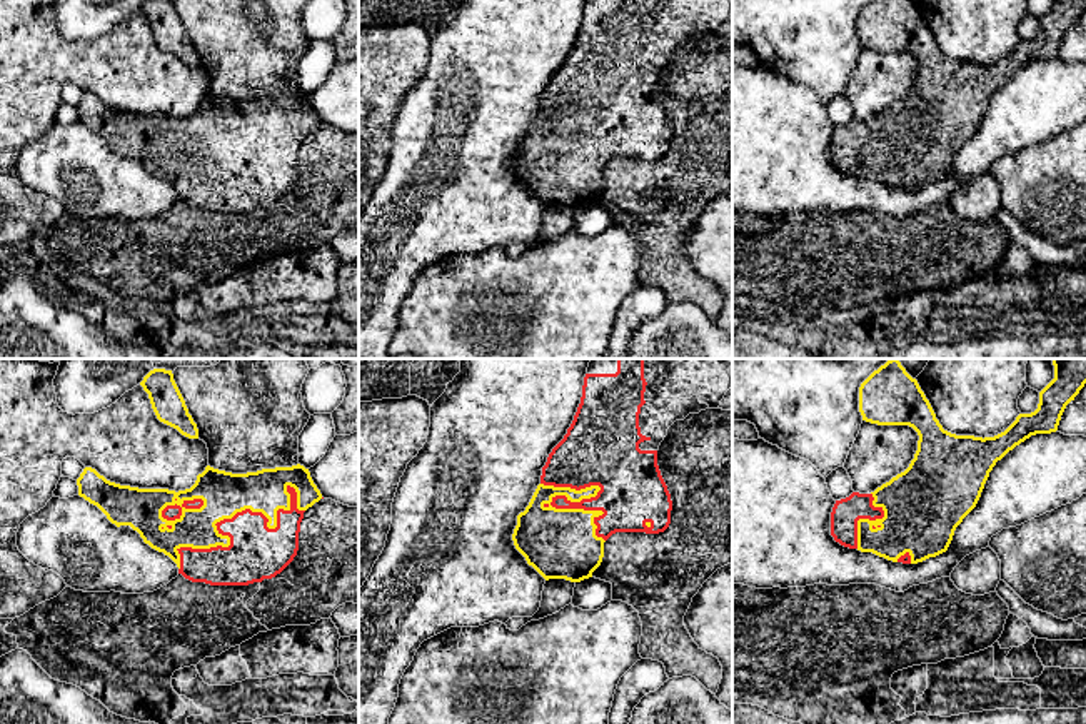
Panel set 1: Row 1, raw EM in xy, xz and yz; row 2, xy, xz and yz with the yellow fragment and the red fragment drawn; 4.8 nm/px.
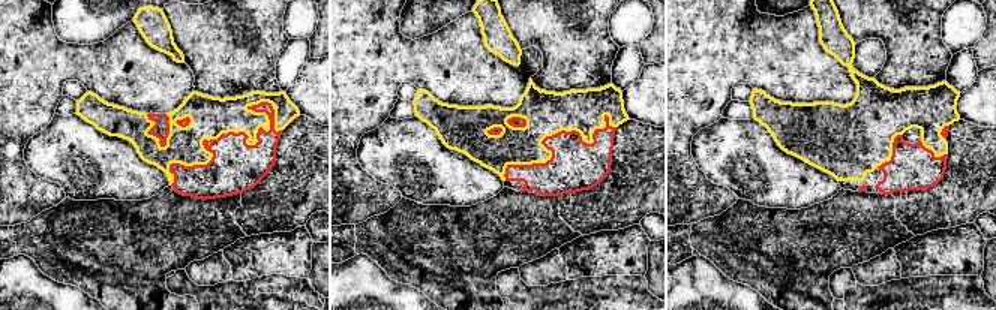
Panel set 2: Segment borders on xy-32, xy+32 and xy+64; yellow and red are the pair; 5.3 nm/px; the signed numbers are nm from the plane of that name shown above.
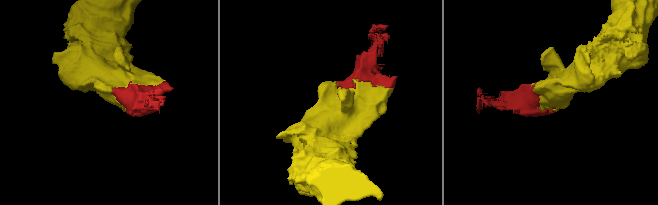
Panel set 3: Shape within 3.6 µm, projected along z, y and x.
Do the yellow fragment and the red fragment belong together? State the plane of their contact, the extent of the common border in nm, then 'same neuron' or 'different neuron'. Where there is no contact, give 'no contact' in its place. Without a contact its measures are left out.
xy | 700 nm | same neuron

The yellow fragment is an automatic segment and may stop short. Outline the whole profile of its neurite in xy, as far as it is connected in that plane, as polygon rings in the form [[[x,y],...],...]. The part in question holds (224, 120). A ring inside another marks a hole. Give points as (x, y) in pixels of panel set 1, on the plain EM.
[[[300,90],[247,100],[232,100],[207,92],[190,115],[178,118],[120,112],[107,107],[95,95],[85,93],[77,112],[78,122],[97,132],[112,150],[130,152],[145,170],[168,182],[177,190],[178,200],[192,209],[210,212],[249,212],[280,200],[297,182],[304,138],[324,125],[309,95]]]

